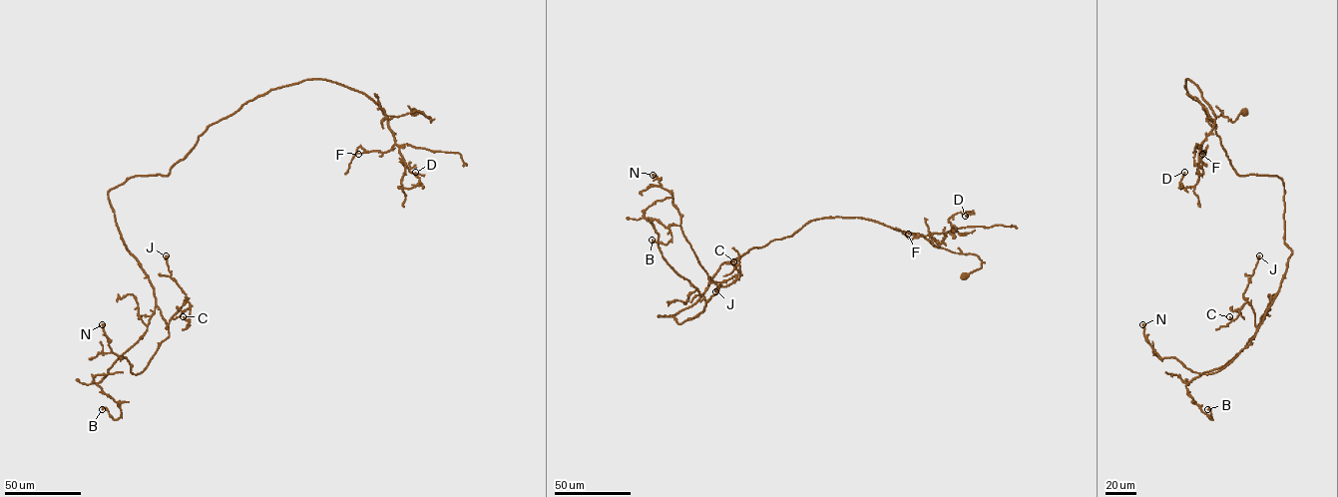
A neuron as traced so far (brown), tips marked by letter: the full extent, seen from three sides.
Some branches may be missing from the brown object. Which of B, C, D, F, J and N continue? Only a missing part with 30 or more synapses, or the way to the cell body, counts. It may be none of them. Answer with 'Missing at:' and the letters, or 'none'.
Missing at: none

